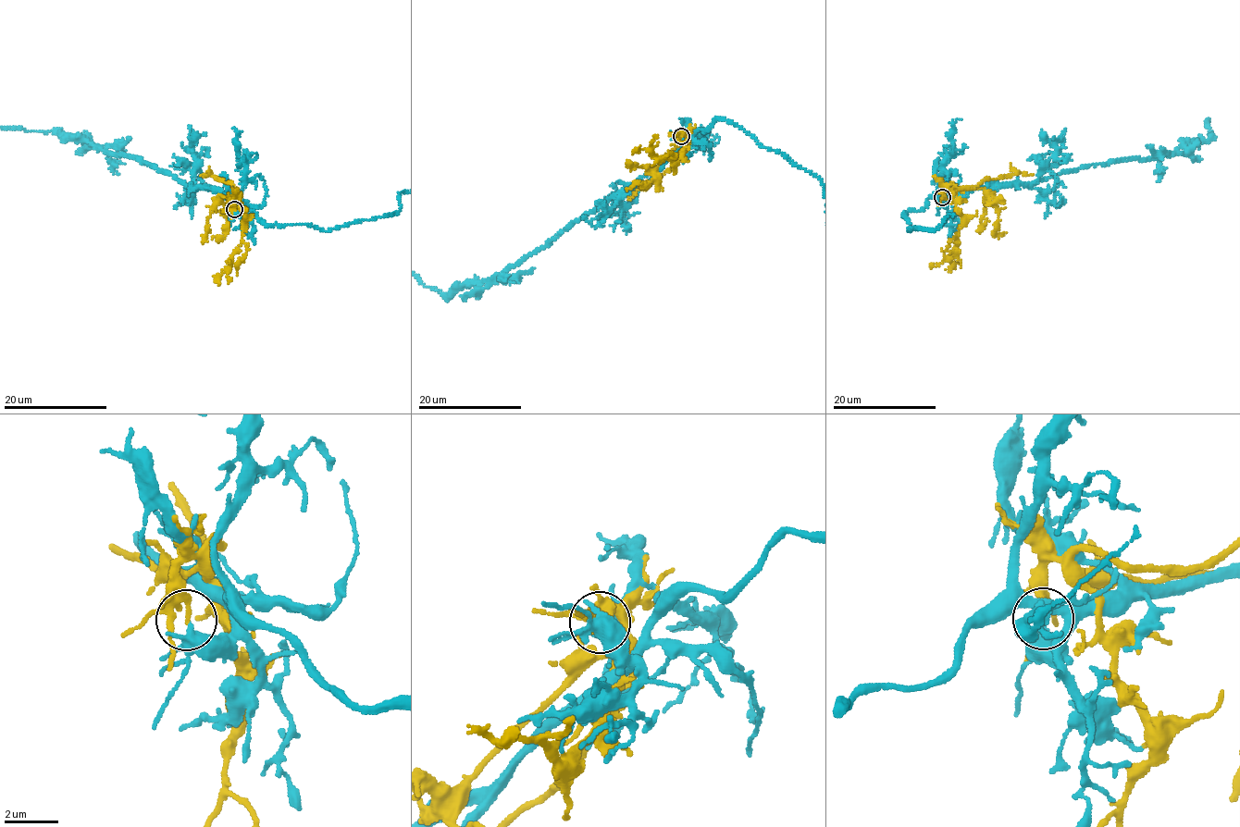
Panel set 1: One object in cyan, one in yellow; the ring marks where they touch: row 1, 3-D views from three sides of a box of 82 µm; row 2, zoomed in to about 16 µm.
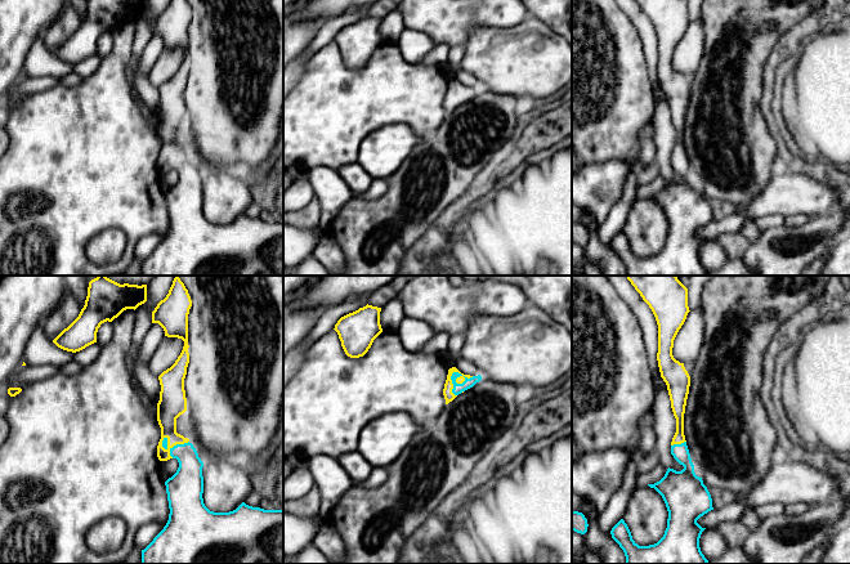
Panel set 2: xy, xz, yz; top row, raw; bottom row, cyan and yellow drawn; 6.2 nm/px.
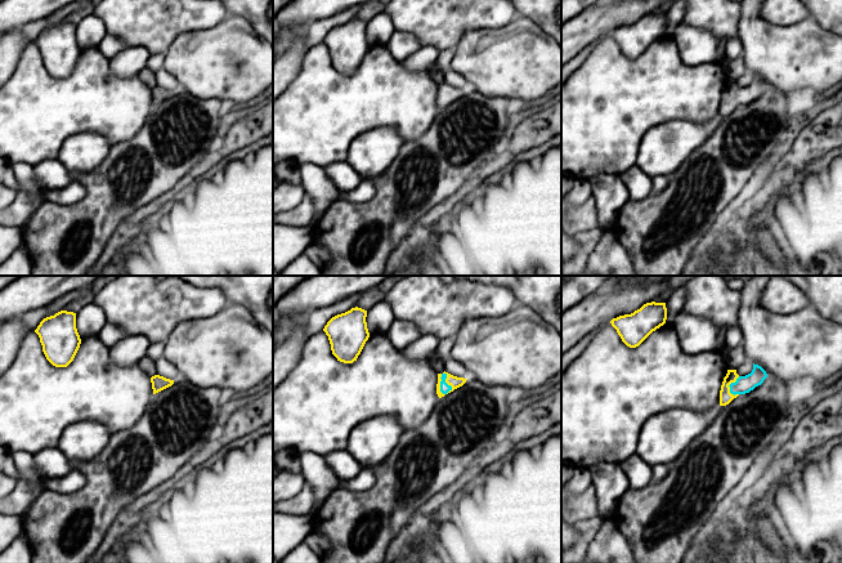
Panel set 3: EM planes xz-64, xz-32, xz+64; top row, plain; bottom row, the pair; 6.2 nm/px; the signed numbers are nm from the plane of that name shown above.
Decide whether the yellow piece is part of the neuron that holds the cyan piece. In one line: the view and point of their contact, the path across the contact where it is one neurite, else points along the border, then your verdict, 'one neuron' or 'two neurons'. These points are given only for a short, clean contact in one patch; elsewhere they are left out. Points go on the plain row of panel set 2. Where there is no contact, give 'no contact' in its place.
contact xz (452, 86); two neurons

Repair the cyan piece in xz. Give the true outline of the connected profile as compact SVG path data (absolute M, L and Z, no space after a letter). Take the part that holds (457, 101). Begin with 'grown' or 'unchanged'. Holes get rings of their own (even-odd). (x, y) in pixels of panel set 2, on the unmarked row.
unchanged; M453 84L452 88L451 88L451 91L452 91L452 95L453 95L453 100L452 100L452 104L455 107L458 107L461 106L462 103L473 99L477 94L479 94L482 91L482 88L478 86L478 88L473 88L470 90L465 89L465 93L462 95L457 95L456 94L456 90L462 88L461 85L458 84Z

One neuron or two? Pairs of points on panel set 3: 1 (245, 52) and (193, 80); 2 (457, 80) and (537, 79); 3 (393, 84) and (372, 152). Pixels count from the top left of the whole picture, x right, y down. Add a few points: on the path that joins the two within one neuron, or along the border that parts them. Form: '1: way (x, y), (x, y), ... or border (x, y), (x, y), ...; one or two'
1: way (232, 61), (211, 63), (206, 67); one
2: border (451, 68), (465, 79), (469, 88); two
3: border (353, 141), (379, 128), (393, 128), (406, 141); two

